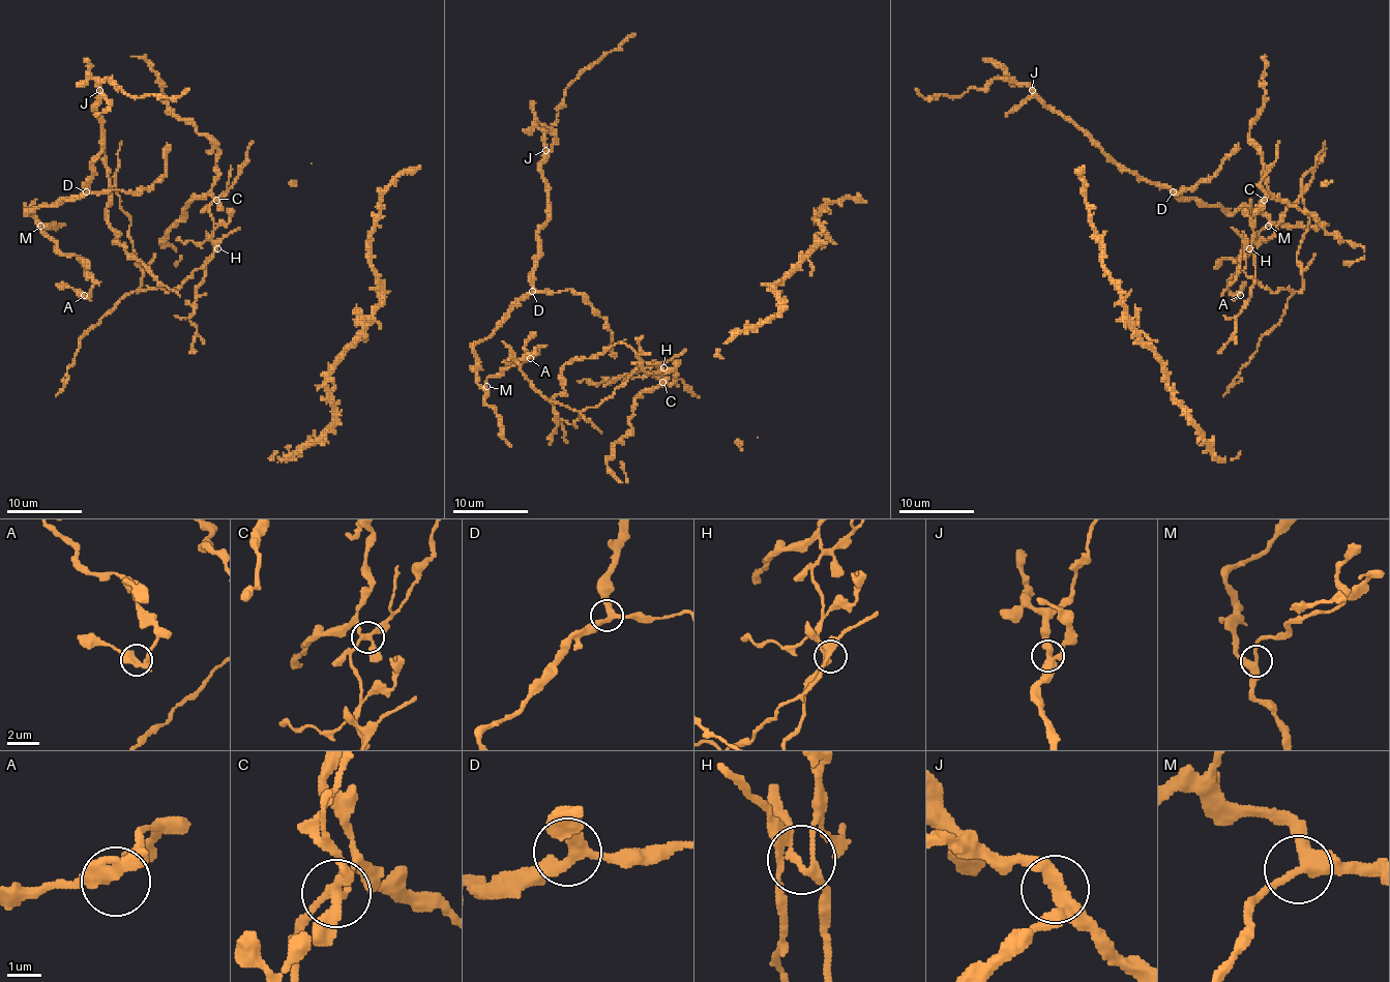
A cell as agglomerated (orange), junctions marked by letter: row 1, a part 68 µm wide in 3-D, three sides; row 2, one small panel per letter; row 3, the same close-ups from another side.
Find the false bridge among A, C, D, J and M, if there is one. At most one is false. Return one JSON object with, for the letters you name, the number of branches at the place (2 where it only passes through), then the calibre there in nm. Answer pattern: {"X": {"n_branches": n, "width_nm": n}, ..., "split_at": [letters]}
{"C": {"n_branches": 4, "width_nm": 280}, "split_at": ["C"]}

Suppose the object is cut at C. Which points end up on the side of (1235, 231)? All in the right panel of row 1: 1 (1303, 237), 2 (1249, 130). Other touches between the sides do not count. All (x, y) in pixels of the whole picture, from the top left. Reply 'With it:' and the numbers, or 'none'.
With it: 1

